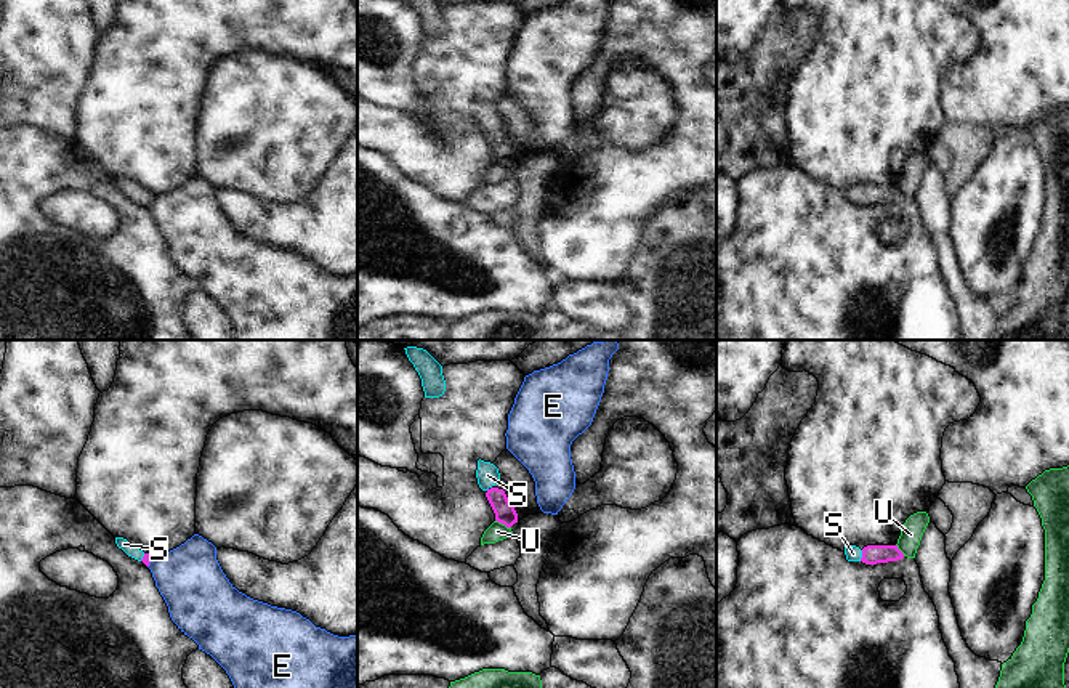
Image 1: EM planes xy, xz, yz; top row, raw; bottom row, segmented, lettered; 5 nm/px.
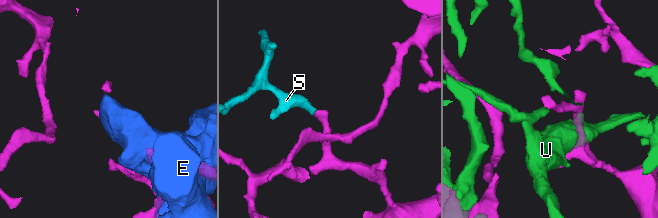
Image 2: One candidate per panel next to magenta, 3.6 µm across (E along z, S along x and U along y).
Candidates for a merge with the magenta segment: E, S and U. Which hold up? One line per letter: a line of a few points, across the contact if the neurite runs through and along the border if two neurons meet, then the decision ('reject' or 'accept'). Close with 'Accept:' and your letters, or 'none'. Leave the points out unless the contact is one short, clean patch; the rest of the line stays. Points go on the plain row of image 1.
E: reject
S: yz (872, 194), (863, 196), (853, 194) | accept
U: reject
Accept: S

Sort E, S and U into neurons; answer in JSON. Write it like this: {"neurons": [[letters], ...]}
{"neurons": [["E"], ["S"], ["U"]]}

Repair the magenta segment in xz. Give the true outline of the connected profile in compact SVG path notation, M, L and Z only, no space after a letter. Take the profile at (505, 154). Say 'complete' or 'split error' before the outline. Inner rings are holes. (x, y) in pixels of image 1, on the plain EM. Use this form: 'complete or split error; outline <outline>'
split error; outline M479 99L476 119L495 154L495 162L505 165L506 168L511 168L514 164L518 164L518 154L510 144L505 132L495 127L500 122L498 109L490 103Z

